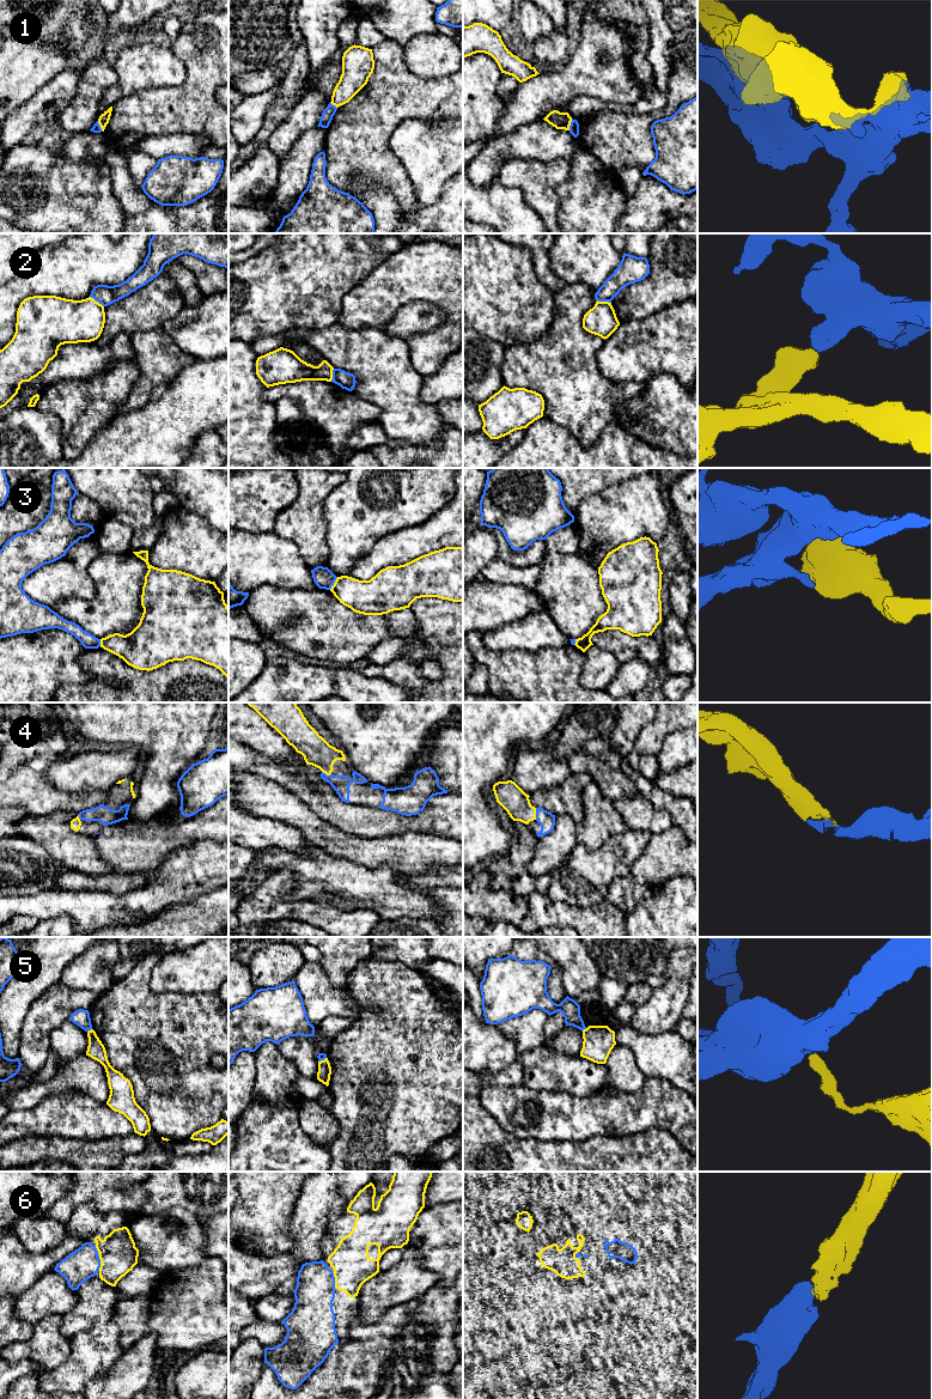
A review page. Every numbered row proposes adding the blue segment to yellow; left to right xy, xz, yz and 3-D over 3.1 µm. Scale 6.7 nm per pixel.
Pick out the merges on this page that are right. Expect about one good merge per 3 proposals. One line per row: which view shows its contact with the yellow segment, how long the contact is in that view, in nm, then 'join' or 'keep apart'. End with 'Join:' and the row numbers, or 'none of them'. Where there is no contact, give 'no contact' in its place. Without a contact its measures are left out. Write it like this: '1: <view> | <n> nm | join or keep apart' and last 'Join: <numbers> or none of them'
1: yz | 80 nm | keep apart
2: xy | 120 nm | keep apart
3: xz | 110 nm | keep apart
4: yz | 80 nm | join
5: xy | 40 nm | keep apart
6: xy | 100 nm | join
Join: 4, 6

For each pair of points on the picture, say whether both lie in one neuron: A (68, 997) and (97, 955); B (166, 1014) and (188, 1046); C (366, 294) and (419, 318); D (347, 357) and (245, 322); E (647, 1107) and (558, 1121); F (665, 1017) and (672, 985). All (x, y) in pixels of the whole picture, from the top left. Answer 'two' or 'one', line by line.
A: two
B: one
C: two
D: two
E: one
F: one

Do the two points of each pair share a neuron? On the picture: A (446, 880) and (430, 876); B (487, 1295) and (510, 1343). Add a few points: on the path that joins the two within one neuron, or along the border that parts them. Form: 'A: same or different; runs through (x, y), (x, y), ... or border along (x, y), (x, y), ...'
A: same; runs through (443, 877), (433, 877)
B: same; runs through (488, 1307), (488, 1320), (499, 1331)

